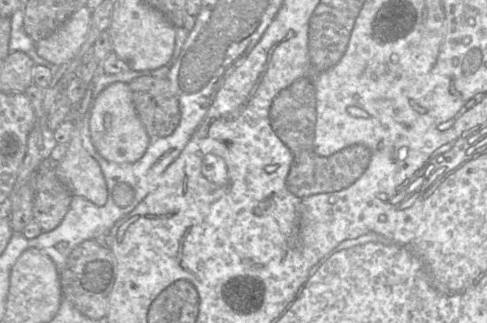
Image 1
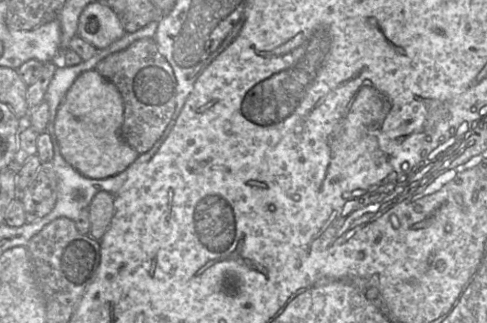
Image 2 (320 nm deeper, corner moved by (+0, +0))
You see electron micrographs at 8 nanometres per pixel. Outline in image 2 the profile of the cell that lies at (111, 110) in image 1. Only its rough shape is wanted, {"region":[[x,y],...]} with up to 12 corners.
{"region":[[81,73],[56,113],[60,153],[92,179],[138,157],[121,135],[123,99]]}

